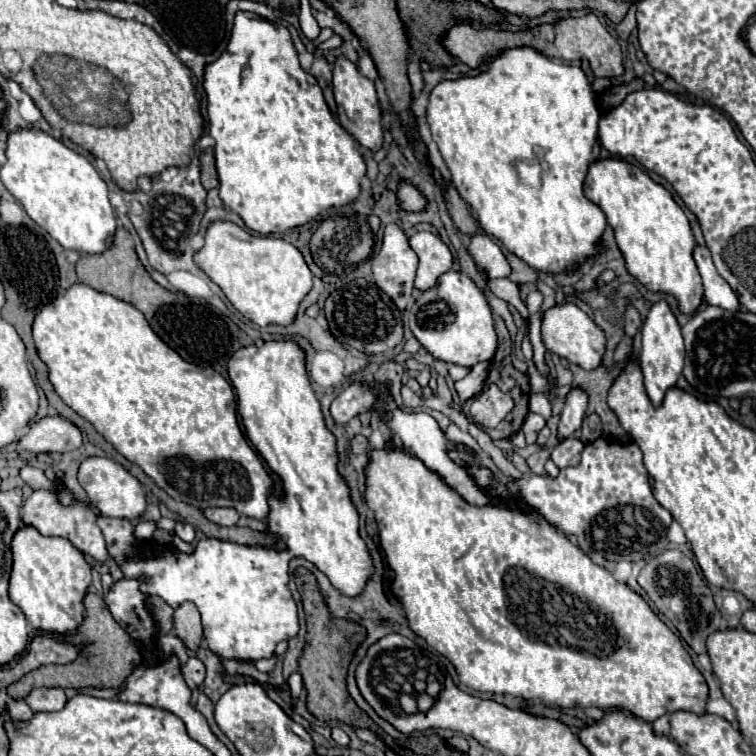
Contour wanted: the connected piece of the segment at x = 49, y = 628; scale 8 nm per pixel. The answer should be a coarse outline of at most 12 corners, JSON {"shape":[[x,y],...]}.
{"shape":[[18,528],[10,600],[74,632],[90,566],[70,540]]}

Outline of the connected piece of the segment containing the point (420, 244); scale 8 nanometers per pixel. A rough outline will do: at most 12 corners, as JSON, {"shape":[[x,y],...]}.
{"shape":[[416,232],[414,286],[430,290],[452,268],[452,252],[432,232]]}

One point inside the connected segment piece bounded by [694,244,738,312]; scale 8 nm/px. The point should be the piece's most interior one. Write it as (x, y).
(717, 292)

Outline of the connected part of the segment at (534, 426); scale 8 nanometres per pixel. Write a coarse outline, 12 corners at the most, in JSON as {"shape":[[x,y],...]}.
{"shape":[[528,412],[522,432],[534,444],[538,432],[546,426],[540,414]]}

